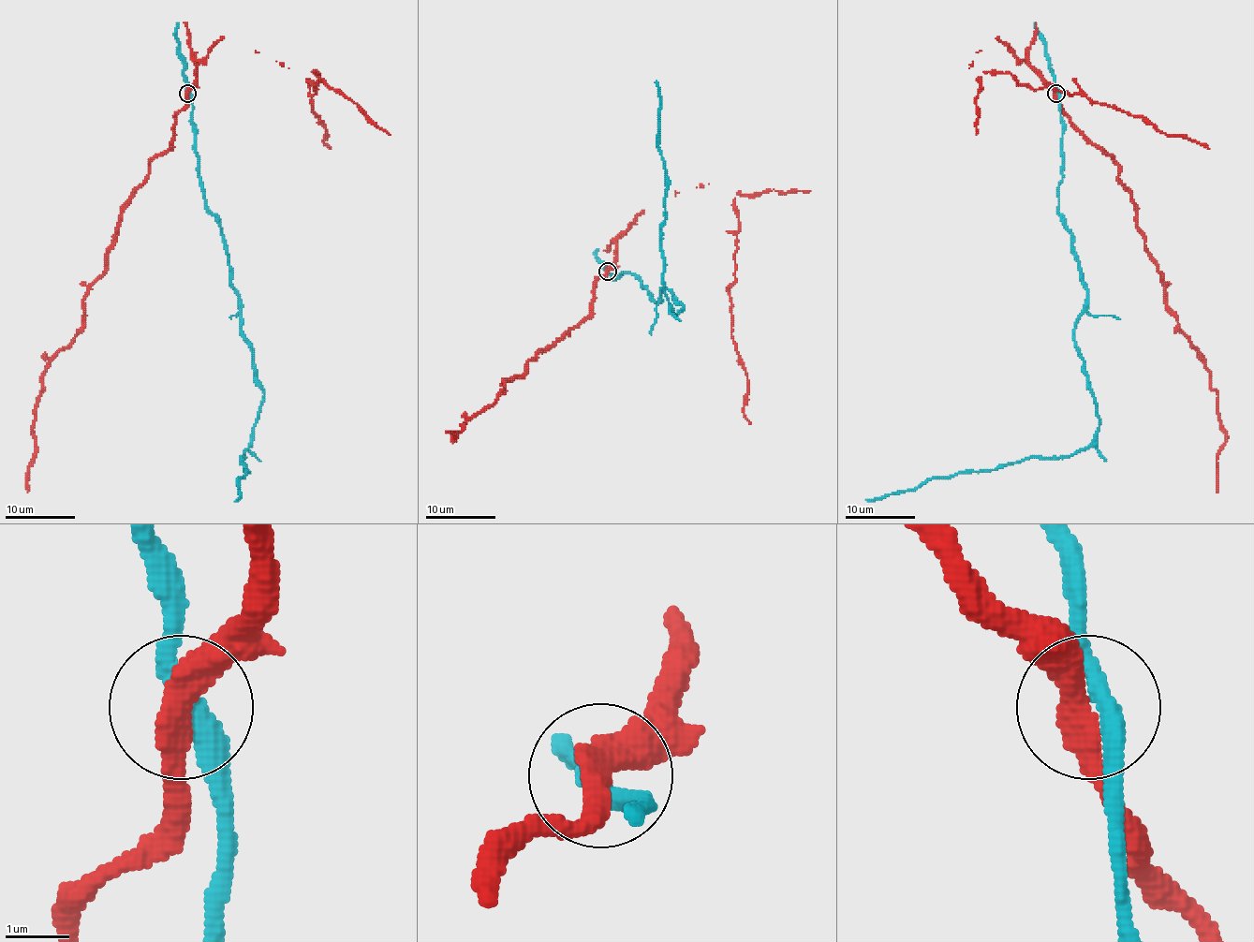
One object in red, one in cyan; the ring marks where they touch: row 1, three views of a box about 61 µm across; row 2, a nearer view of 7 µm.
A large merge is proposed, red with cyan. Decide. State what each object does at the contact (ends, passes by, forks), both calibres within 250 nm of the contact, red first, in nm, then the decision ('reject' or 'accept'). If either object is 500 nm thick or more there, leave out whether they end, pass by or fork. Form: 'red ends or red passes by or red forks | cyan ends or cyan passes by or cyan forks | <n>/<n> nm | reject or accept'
red passes by | cyan passes by | 420/340 nm | reject

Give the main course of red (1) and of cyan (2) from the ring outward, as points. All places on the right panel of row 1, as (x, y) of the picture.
1: (1056, 93), (1069, 119), (1116, 163), (1167, 310), (1211, 376), (1225, 434), (1217, 459), (1218, 493)
2: (1056, 93), (1058, 213), (1086, 289), (1074, 336), (1094, 394), (1097, 434), (1069, 455), (958, 471), (865, 499)

